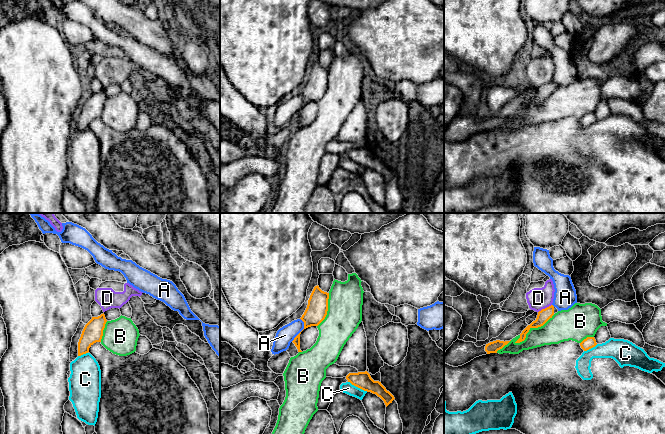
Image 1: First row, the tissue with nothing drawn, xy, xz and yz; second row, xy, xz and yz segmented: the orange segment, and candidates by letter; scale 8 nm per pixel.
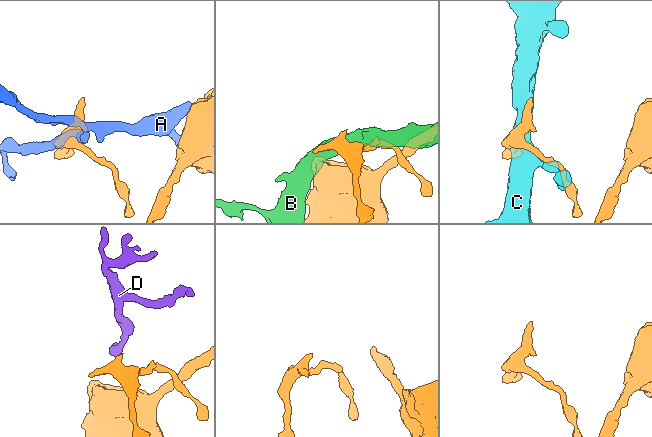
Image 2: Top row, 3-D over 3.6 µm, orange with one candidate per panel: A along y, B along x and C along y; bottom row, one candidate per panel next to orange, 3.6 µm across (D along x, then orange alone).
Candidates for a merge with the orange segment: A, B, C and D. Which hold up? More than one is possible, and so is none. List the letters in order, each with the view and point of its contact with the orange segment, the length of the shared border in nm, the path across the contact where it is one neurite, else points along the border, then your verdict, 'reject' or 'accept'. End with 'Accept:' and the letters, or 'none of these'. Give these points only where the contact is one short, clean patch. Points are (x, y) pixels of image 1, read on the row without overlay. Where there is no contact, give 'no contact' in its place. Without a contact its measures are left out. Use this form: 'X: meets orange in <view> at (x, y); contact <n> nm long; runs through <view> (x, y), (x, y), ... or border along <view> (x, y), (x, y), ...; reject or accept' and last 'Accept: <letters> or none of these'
A: meets orange in xz at (302, 106); contact 200 nm long; reject
B: meets orange in yz at (532, 103); contact 400 nm long; reject
C: meets orange in xz at (358, 163); contact 180 nm long; reject
D: meets orange in yz at (545, 84); contact 130 nm long; border along yz (551, 80), (538, 88); reject
Accept: none of these

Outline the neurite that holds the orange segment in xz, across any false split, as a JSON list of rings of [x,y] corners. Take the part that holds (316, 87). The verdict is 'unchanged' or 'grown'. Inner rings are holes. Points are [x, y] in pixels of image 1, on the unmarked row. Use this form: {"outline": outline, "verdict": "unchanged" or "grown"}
{"outline": [[[315,62],[308,76],[307,84],[300,94],[304,98],[304,105],[318,102],[326,93],[328,87],[329,69]]], "verdict": "unchanged"}

